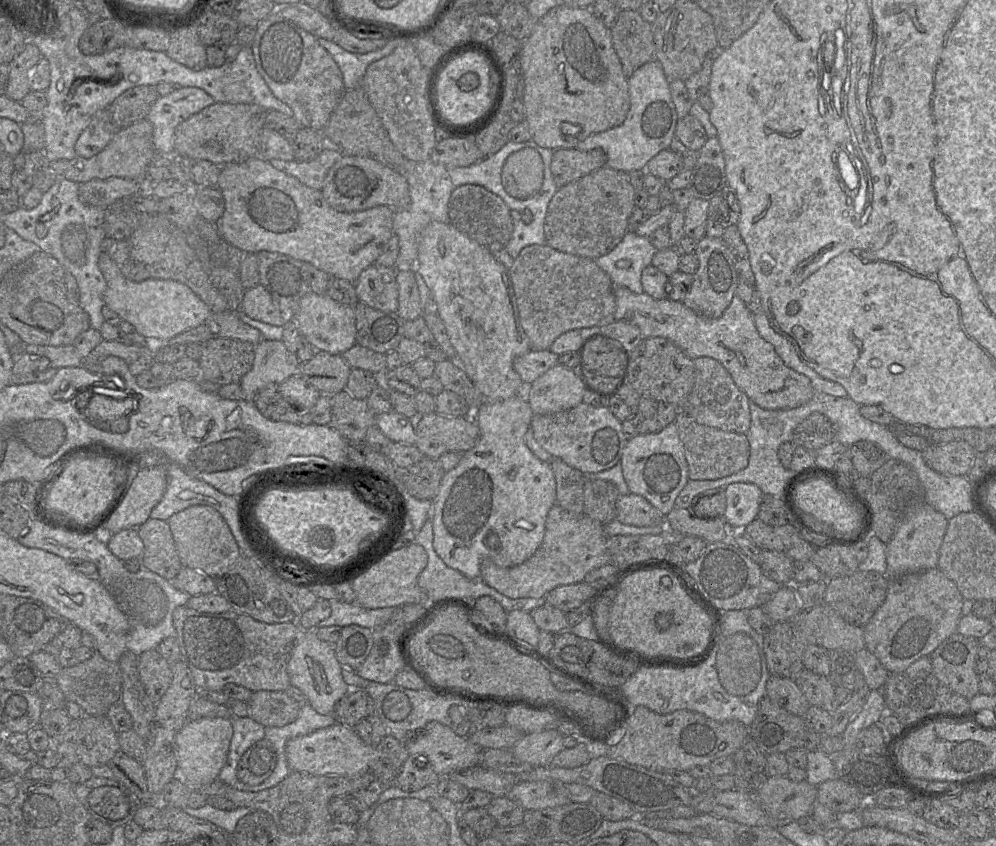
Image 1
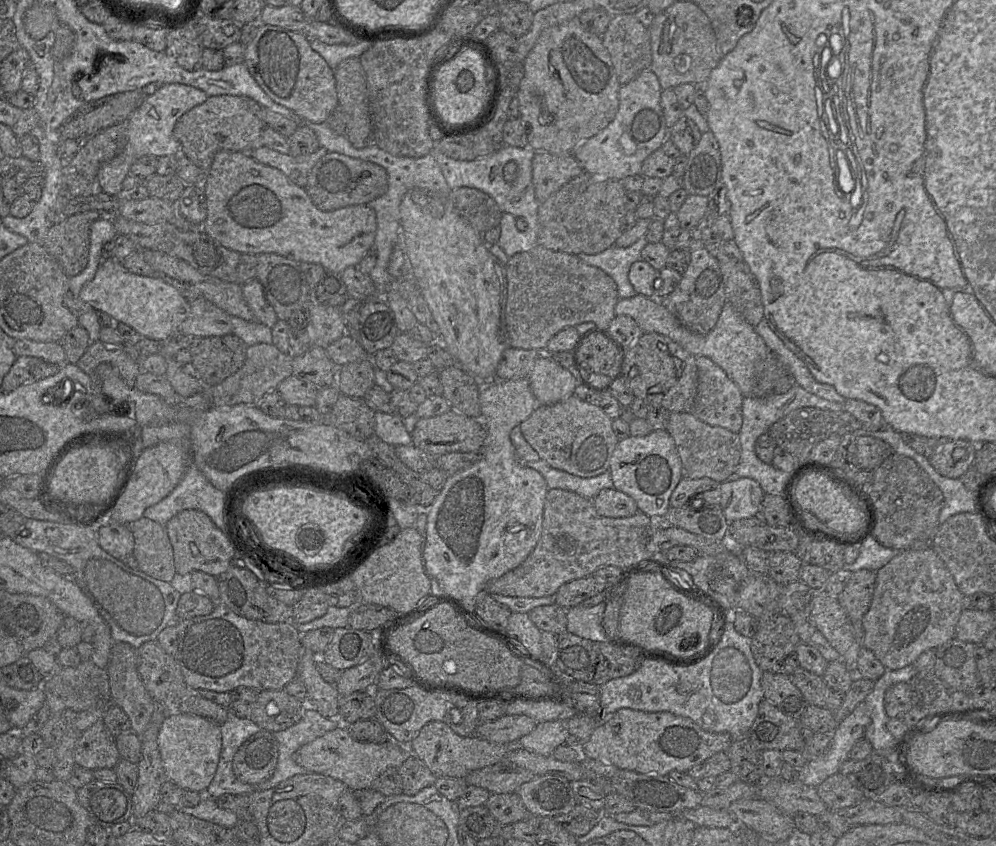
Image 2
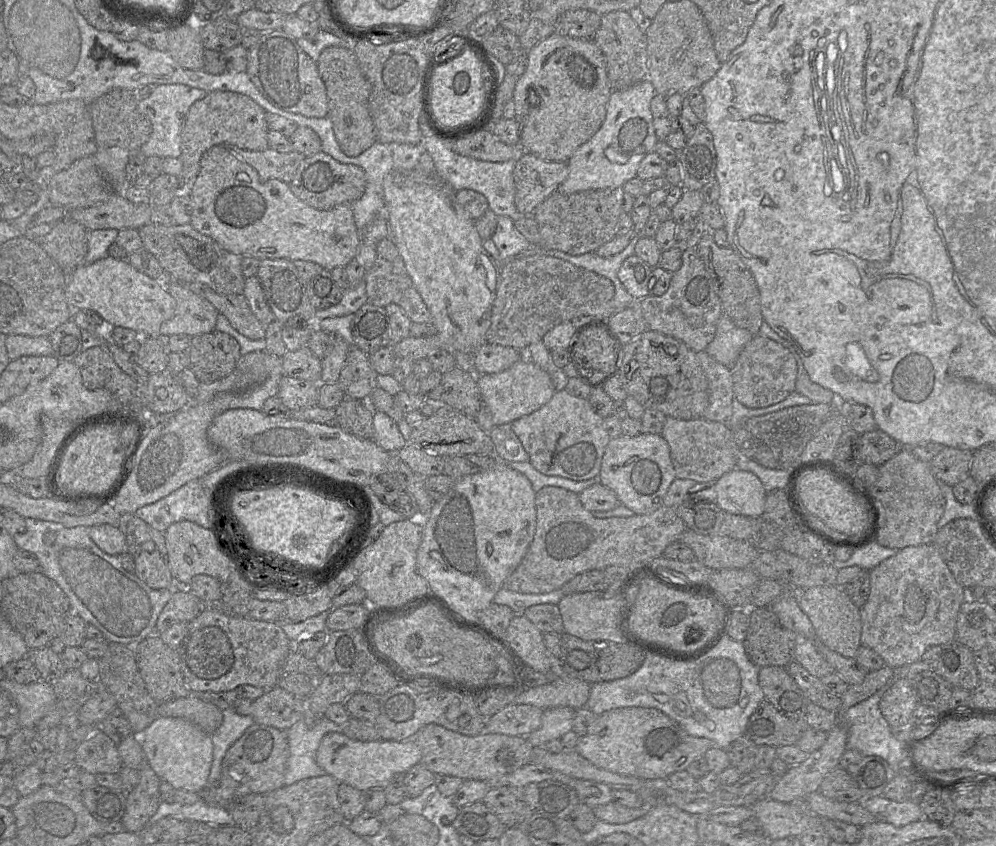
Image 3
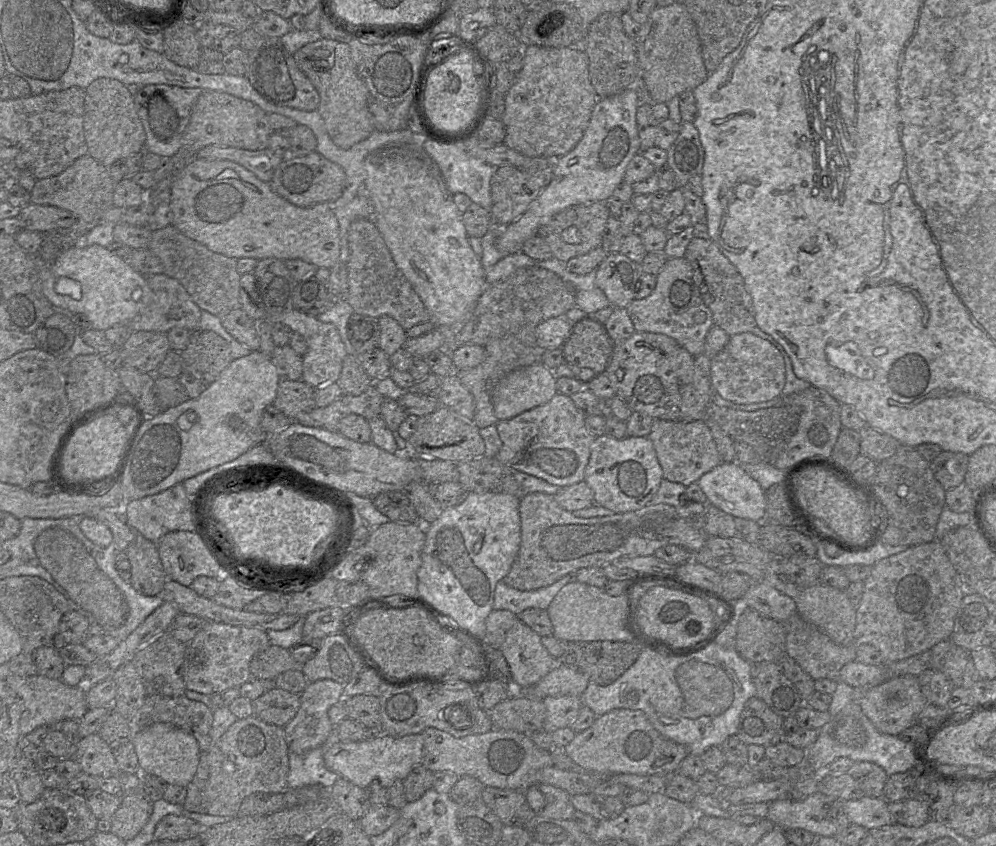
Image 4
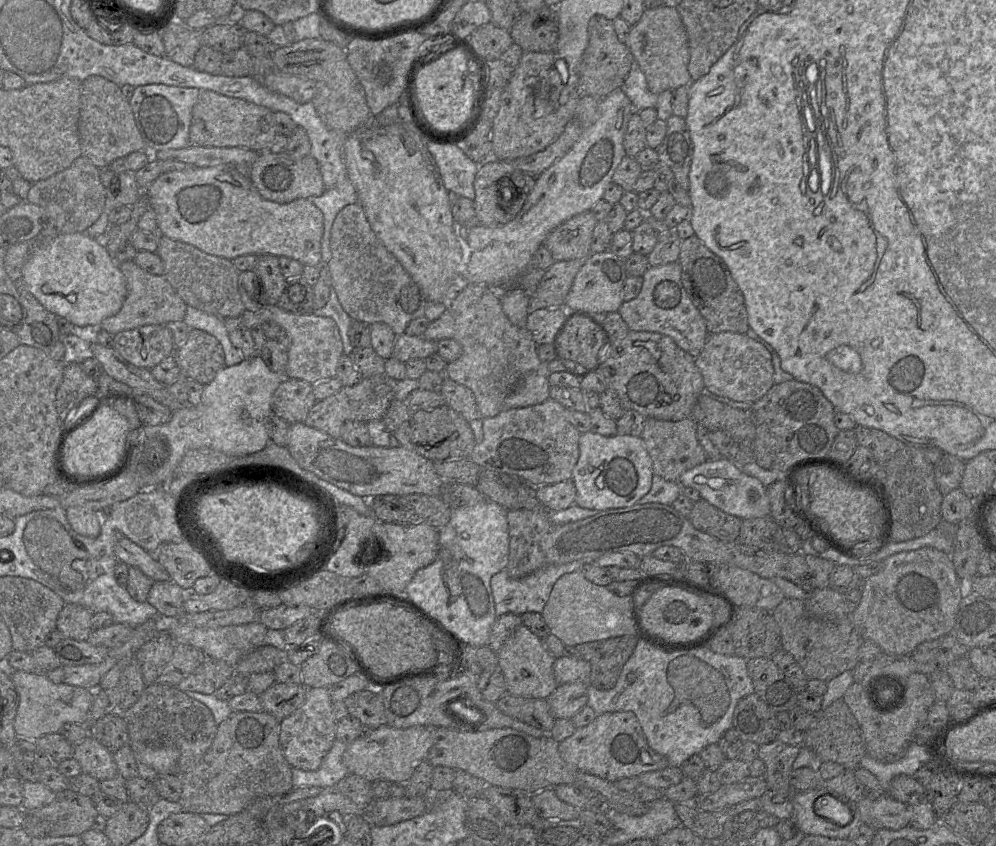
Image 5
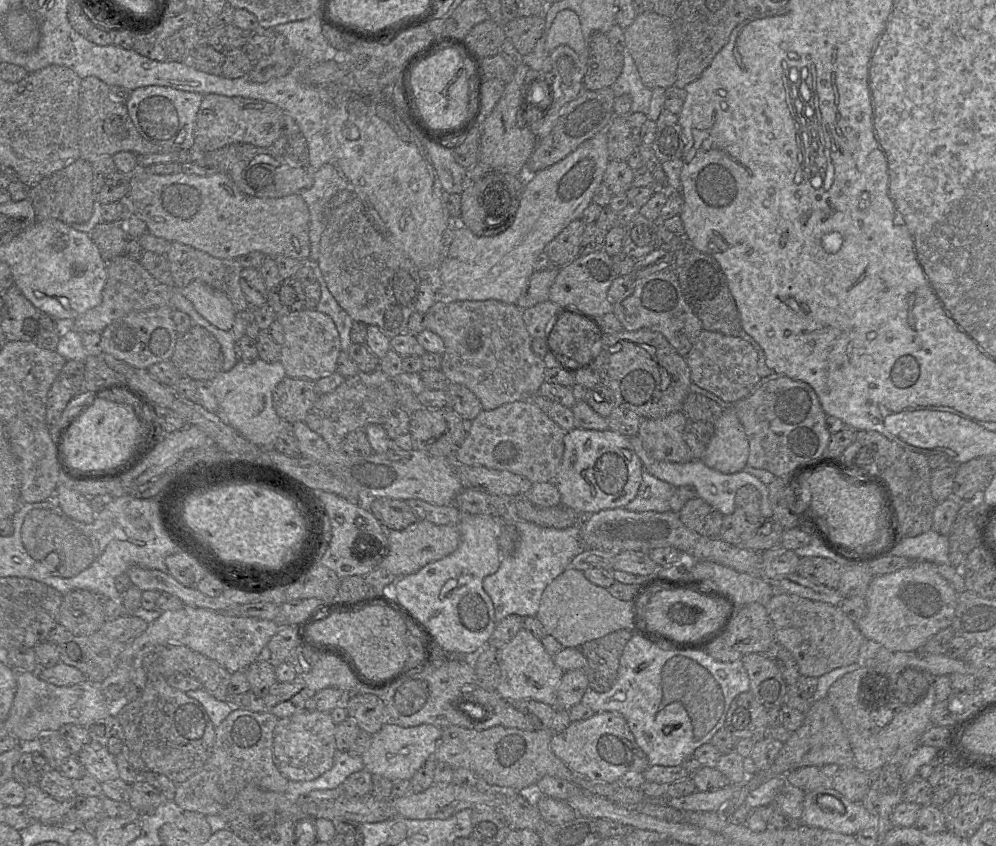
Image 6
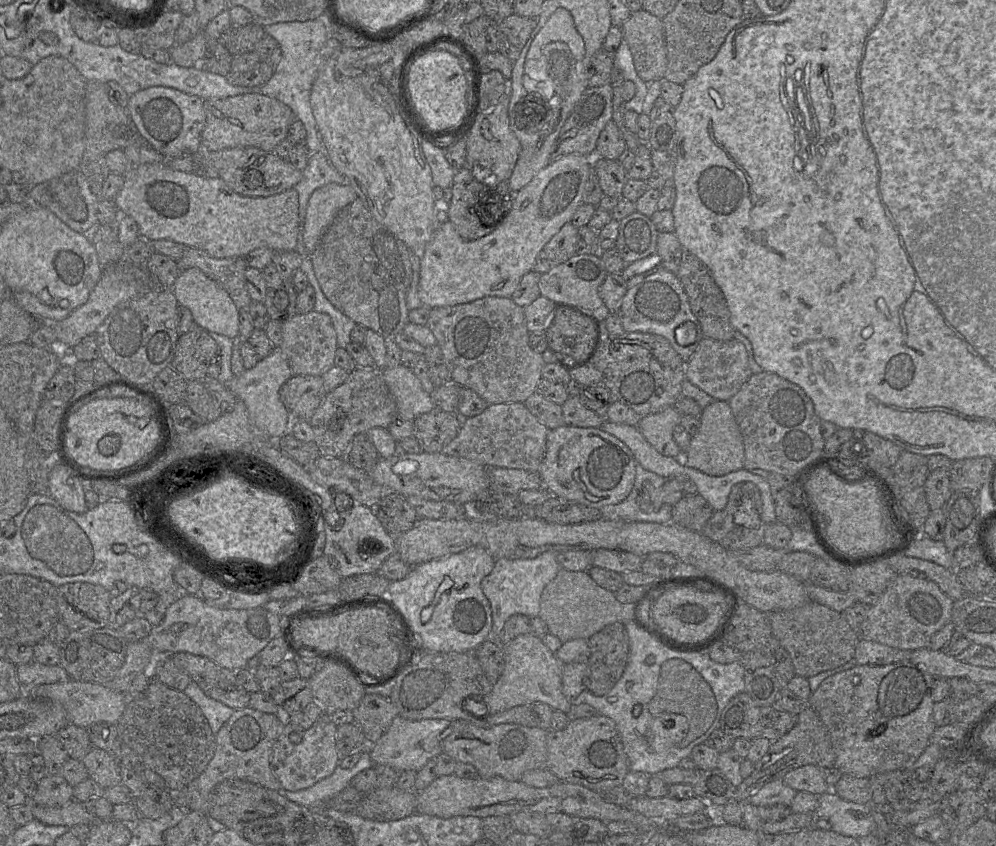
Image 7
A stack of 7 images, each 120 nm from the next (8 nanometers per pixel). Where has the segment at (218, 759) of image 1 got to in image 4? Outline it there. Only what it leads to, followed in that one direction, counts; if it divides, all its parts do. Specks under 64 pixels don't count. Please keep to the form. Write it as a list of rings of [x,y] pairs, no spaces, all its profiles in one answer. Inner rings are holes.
[[[160,722],[135,732],[132,743],[139,761],[141,774],[152,774],[167,784],[185,788],[193,779],[201,752],[197,740],[191,734],[169,723]]]

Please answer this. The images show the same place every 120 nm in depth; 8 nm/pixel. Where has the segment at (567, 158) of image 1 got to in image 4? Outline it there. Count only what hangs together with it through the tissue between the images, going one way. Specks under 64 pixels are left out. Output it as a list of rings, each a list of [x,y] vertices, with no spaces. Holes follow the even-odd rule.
[[[513,166],[498,167],[491,179],[493,221],[508,225],[518,219],[552,177],[552,166],[536,172],[525,172]]]

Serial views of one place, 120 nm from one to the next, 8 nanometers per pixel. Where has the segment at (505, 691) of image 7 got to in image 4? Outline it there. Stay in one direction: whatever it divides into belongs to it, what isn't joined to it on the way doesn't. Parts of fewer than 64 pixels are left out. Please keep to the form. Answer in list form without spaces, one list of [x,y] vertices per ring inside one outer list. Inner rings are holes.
[[[519,616],[506,633],[500,650],[510,670],[510,682],[516,689],[529,689],[559,662],[542,644],[542,637],[520,621]]]

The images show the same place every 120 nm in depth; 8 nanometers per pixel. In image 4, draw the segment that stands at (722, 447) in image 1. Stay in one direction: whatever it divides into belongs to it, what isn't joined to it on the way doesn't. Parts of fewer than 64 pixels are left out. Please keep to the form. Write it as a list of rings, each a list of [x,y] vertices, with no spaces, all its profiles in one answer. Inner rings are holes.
[[[653,420],[648,438],[653,444],[663,479],[688,486],[722,463],[711,431],[704,420],[673,422]]]

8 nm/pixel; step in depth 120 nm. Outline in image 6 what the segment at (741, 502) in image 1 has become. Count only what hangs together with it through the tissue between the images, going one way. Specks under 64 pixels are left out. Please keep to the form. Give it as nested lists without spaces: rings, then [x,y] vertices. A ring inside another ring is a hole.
[[[638,436],[628,438],[630,438],[631,445],[642,463],[644,471],[670,484],[674,488],[684,485],[693,486],[696,489],[697,497],[703,499],[721,514],[728,515],[732,513],[735,509],[736,491],[743,485],[752,485],[760,496],[760,515],[766,518],[773,518],[773,511],[768,495],[768,486],[761,482],[757,477],[745,471],[723,474],[709,468],[701,460],[690,460],[685,463],[658,461],[647,454]]]

